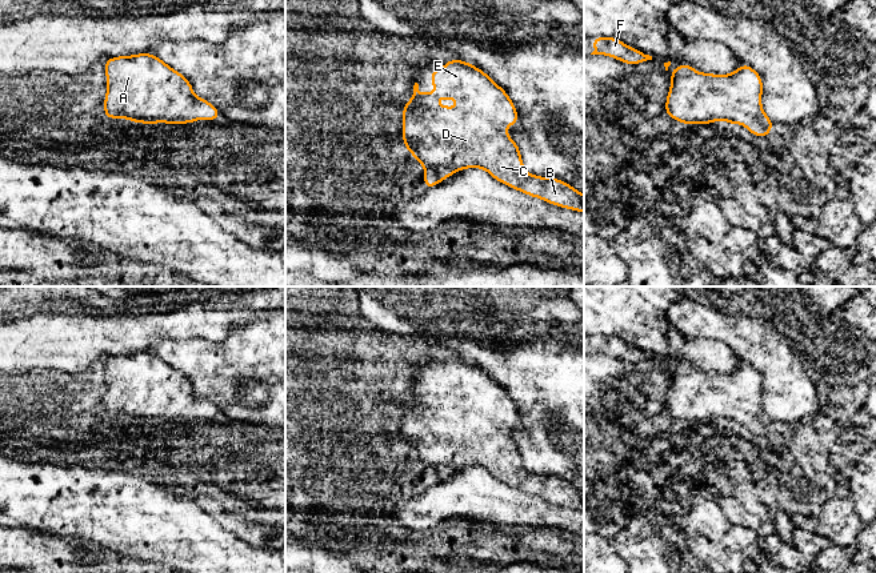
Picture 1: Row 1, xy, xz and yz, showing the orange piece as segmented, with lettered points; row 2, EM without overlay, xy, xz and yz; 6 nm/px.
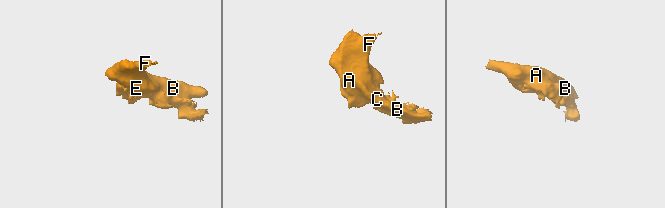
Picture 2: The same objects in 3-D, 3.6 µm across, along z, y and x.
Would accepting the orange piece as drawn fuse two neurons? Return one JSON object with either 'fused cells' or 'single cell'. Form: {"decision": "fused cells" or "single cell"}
{"decision": "single cell"}

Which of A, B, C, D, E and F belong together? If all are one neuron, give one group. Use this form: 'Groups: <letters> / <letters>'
Groups: A B C D E F

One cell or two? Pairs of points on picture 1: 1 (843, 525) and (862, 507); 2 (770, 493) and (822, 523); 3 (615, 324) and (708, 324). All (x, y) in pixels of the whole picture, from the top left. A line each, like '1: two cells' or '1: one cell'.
1: two cells
2: two cells
3: two cells

